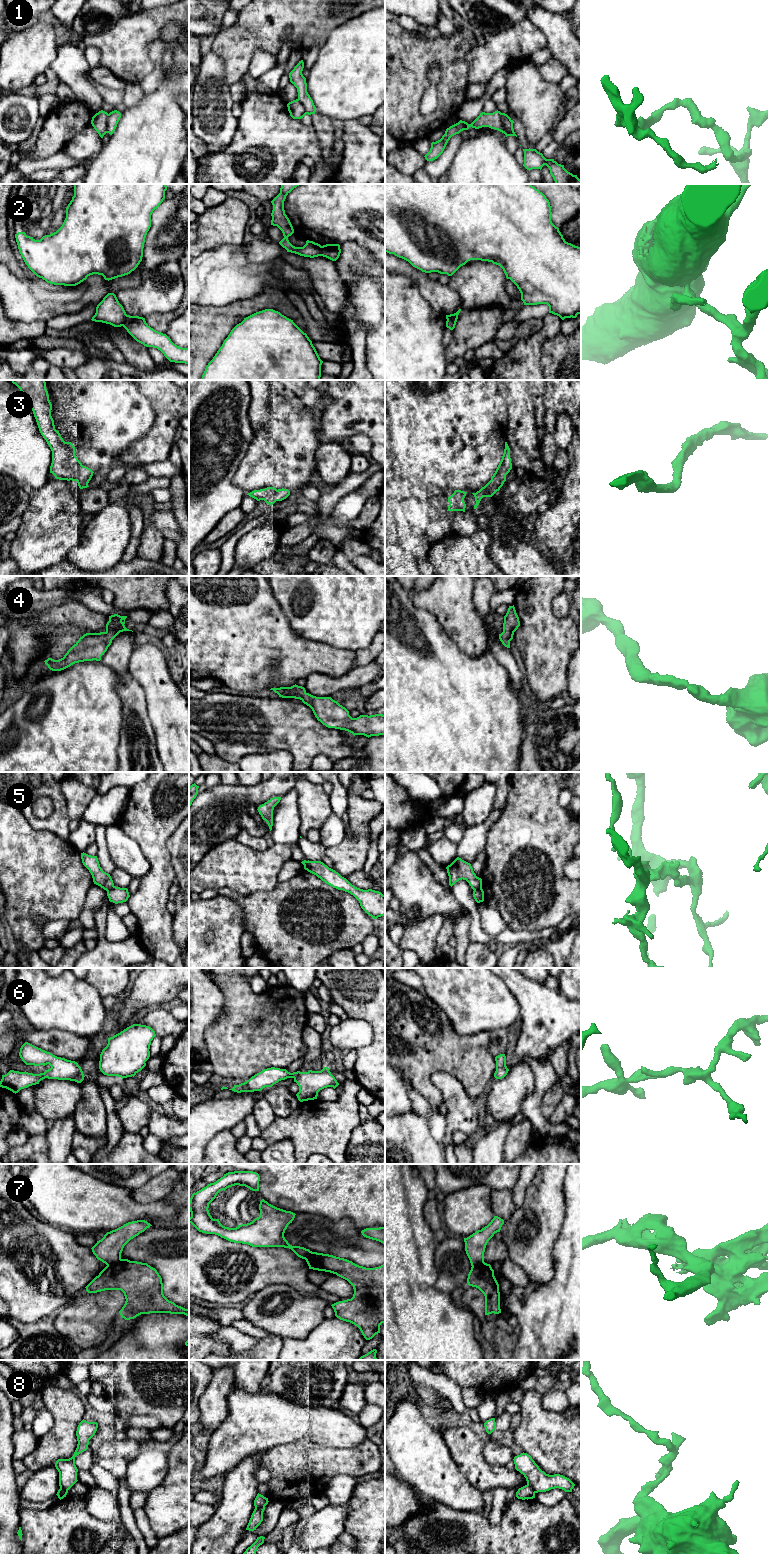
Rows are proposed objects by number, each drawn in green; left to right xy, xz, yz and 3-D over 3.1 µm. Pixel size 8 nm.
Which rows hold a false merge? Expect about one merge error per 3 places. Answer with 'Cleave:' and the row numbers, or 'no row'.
Cleave: 1, 2, 5, 7, 8

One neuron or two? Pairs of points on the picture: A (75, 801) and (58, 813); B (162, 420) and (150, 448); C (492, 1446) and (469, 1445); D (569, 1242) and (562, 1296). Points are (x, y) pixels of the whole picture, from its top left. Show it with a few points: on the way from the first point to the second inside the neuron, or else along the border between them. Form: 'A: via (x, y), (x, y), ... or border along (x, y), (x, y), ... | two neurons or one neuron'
A: border along (61, 784), (60, 791), (70, 819) | two neurons
B: via (162, 427), (161, 437), (157, 441) | one neuron
C: border along (482, 1444), (483, 1458), (488, 1463), (497, 1465) | two neurons
D: via (569, 1255), (567, 1283) | one neuron

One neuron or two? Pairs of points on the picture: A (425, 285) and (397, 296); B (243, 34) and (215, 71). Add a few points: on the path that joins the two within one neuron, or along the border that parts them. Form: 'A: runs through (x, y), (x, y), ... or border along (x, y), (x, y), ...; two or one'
A: border along (399, 274), (410, 277), (432, 307); two
B: border along (211, 49), (222, 60), (223, 77), (226, 83); two

